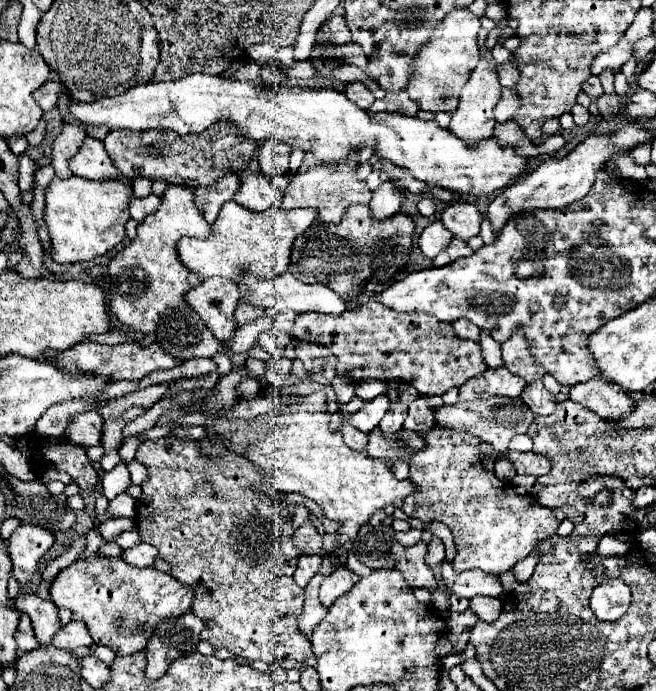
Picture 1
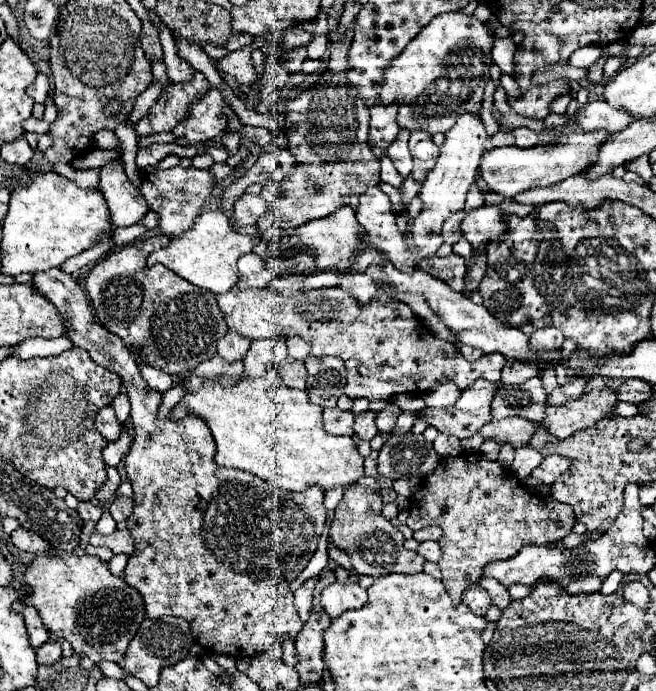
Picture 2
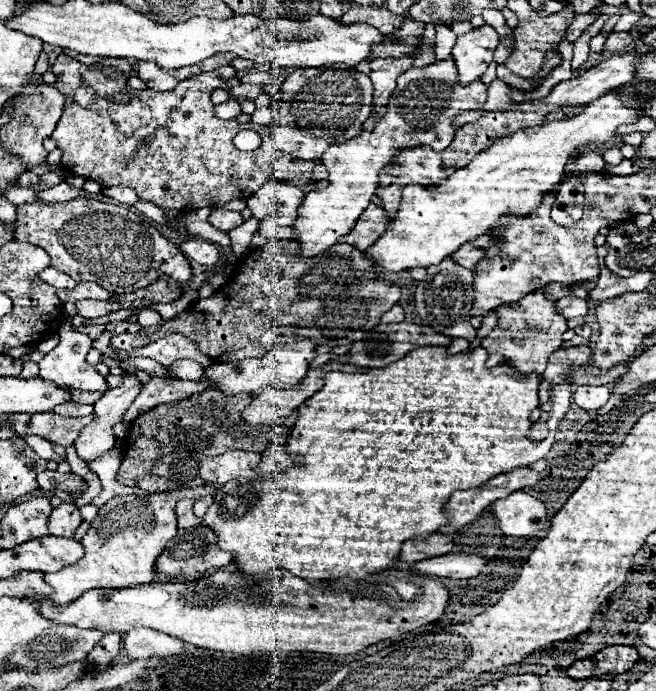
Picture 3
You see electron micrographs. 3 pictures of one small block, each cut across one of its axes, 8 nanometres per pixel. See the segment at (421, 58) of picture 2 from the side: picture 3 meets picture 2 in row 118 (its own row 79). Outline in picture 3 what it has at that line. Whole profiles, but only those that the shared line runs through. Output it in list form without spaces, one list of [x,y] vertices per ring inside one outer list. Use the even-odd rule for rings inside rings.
[[[452,58],[434,62],[426,68],[410,68],[398,78],[398,86],[388,102],[388,112],[384,116],[372,114],[374,120],[372,130],[362,130],[360,136],[346,140],[342,144],[330,146],[320,158],[328,168],[328,188],[310,190],[302,200],[298,210],[298,218],[294,222],[296,242],[300,244],[300,258],[314,258],[330,250],[340,236],[346,236],[362,210],[370,204],[374,190],[378,188],[378,170],[386,168],[390,160],[410,146],[428,144],[434,152],[442,152],[450,146],[454,138],[452,118],[466,112],[476,110],[486,102],[486,90],[482,82],[470,86],[458,86],[458,74]]]

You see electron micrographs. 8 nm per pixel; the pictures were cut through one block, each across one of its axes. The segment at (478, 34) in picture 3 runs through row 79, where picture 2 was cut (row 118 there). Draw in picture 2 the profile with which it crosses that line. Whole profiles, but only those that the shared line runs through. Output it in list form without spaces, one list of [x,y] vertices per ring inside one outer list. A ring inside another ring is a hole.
[[[462,114],[458,118],[458,122],[446,132],[444,144],[440,146],[440,156],[436,160],[436,166],[432,168],[432,172],[428,174],[426,182],[422,184],[420,190],[420,198],[424,202],[422,206],[422,214],[412,222],[412,238],[414,244],[420,252],[420,256],[434,256],[436,250],[442,246],[442,222],[464,208],[466,202],[466,194],[468,188],[476,182],[476,172],[478,172],[478,164],[480,164],[480,156],[484,152],[484,144],[488,140],[486,128],[480,120],[478,114]]]

